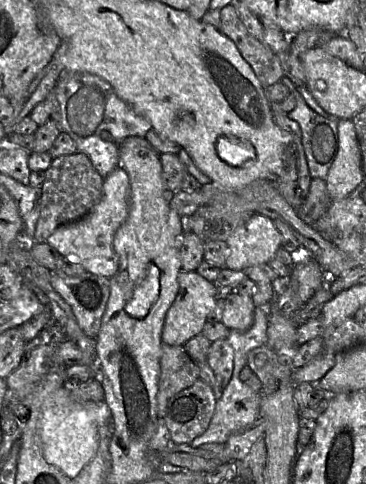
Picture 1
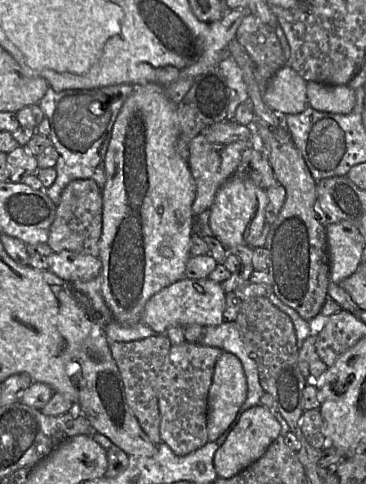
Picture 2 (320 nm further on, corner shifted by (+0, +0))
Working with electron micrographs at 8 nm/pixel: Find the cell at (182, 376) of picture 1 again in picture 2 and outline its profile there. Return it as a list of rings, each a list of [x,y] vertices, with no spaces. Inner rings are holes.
[[[157,334],[129,342],[110,341],[112,356],[118,366],[124,384],[127,402],[141,428],[155,444],[162,442],[160,436],[157,377],[171,346],[171,342],[165,334]]]

